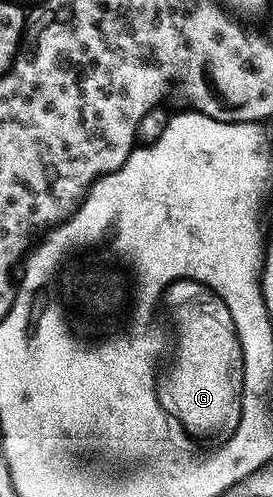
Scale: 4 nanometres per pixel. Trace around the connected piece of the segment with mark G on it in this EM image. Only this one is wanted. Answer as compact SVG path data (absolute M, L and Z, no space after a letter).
M183 281L177 286L174 286L171 291L171 296L177 302L177 325L181 329L181 348L177 351L177 364L173 367L173 372L169 376L164 376L163 382L159 387L159 394L161 396L161 404L165 406L169 414L174 415L181 426L191 437L198 437L197 435L206 435L212 437L217 426L231 425L233 428L237 427L241 422L241 382L243 381L243 349L239 341L239 333L235 329L235 321L231 321L231 309L227 309L227 305L215 294L214 291L209 290L204 283L195 283L192 281Z

